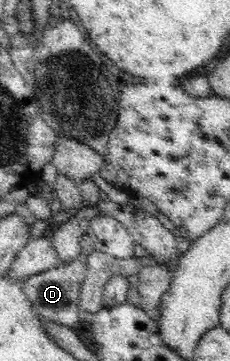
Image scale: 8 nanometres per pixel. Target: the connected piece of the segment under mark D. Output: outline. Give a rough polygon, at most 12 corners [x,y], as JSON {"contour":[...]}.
{"contour":[[81,257],[28,276],[26,298],[49,321],[76,327]]}

